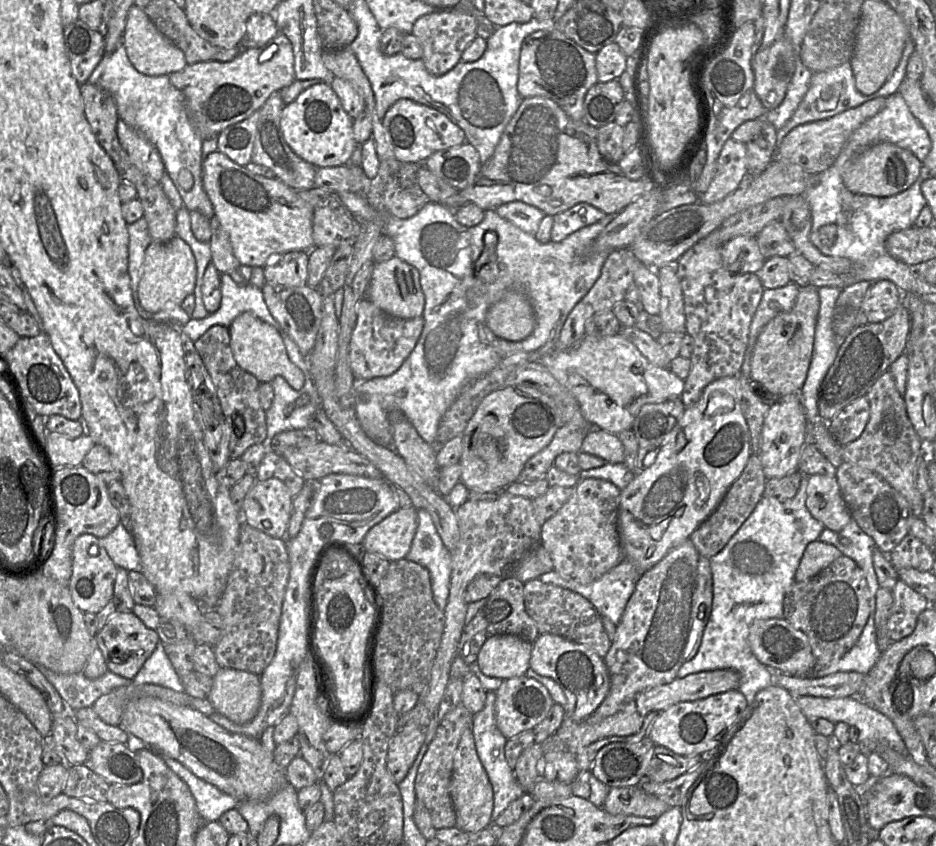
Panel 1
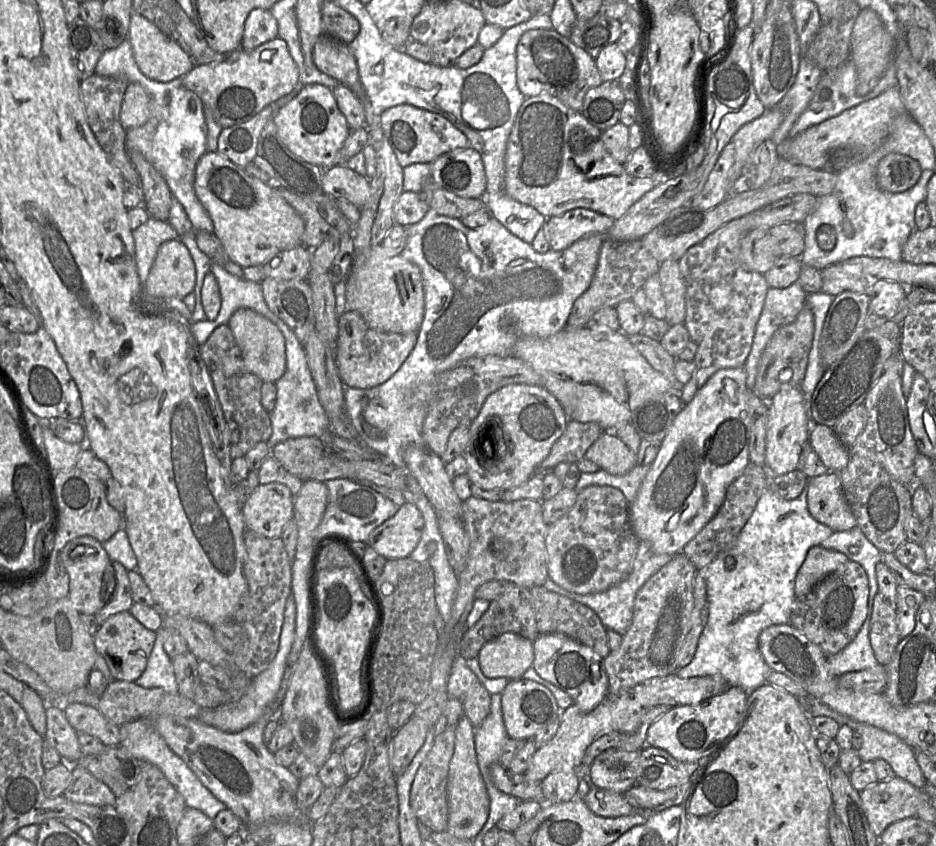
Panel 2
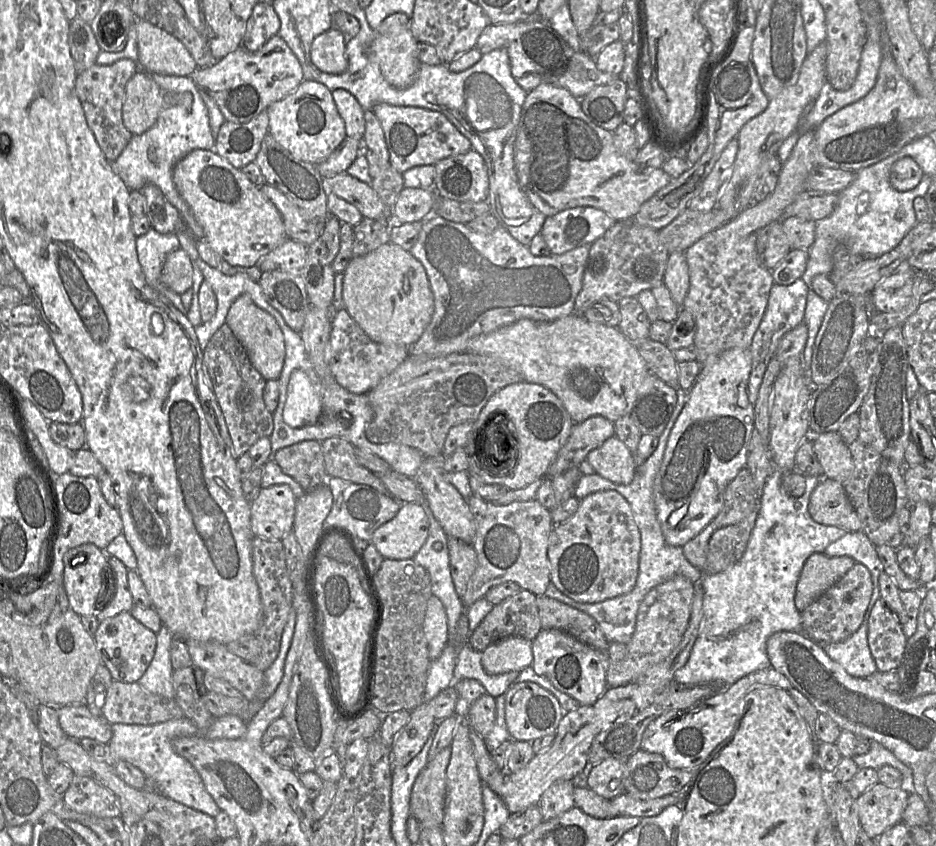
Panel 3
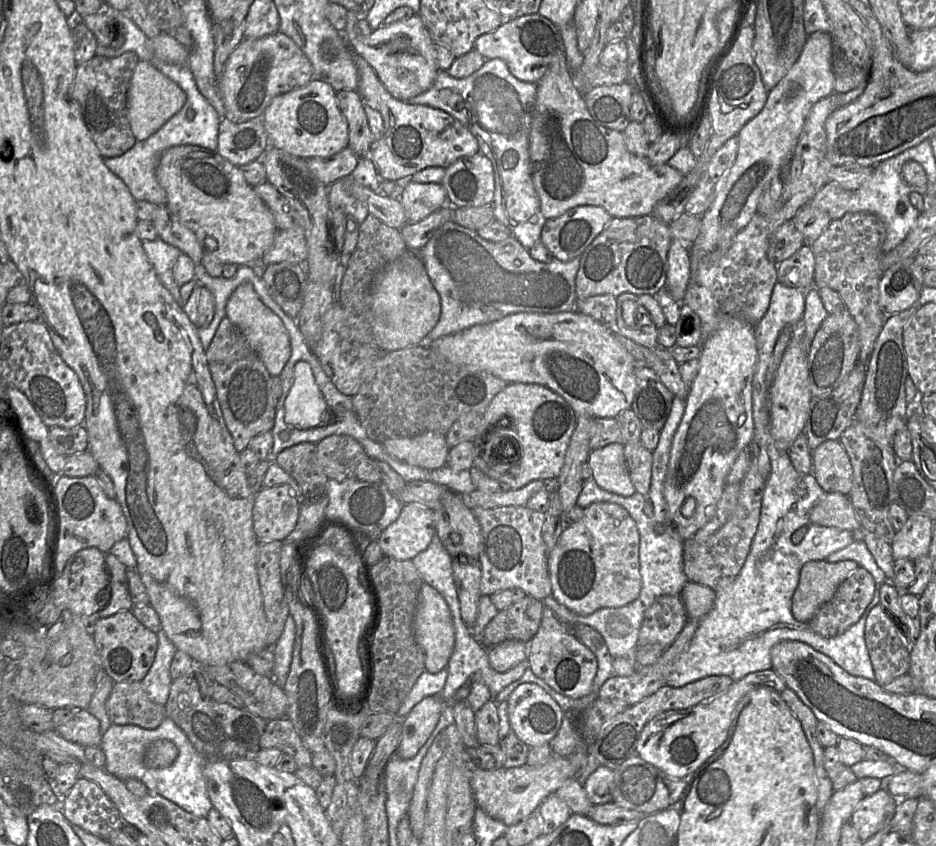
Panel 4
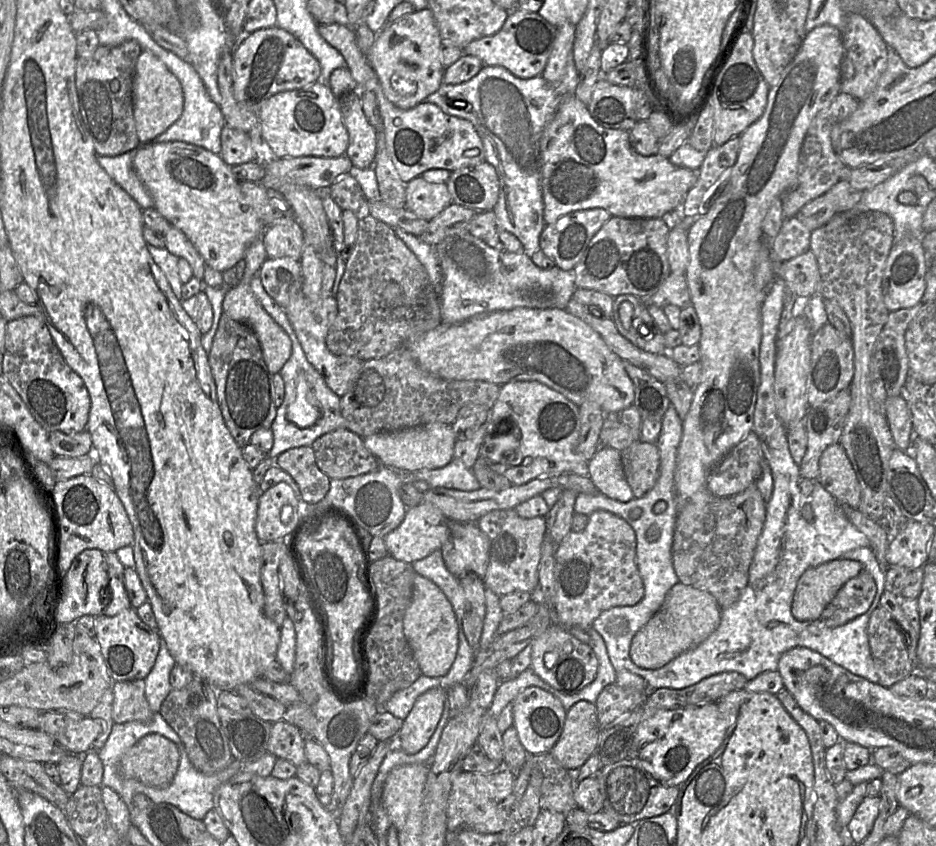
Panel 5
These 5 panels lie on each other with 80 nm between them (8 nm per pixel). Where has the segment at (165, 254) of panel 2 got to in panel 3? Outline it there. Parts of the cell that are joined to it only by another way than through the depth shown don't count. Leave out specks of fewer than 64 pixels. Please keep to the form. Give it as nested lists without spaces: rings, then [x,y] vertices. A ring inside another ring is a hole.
[[[184,249],[170,252],[163,264],[160,281],[170,290],[181,295],[193,286],[193,265]]]

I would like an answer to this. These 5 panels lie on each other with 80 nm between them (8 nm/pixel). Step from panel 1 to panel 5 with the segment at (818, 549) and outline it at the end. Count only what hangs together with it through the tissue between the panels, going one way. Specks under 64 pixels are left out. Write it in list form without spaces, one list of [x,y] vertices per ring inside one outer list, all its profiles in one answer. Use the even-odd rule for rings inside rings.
[[[837,559],[807,569],[799,578],[791,613],[795,620],[809,622],[820,620],[825,607],[838,590],[863,570],[858,561]]]

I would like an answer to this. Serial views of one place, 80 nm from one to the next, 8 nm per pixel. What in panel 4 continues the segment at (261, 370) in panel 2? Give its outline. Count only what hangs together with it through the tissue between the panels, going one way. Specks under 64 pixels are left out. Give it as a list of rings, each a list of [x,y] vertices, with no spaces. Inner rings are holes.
[[[252,283],[239,285],[230,295],[226,304],[226,317],[242,331],[269,374],[279,377],[291,355],[289,334],[281,319],[262,303]]]

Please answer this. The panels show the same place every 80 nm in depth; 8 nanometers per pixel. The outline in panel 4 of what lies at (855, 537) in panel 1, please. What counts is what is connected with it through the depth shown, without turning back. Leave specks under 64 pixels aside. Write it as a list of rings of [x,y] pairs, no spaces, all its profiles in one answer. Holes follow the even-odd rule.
[[[861,537],[856,538],[850,545],[830,554],[826,559],[827,562],[838,562],[842,560],[853,560],[860,567],[866,569],[874,578],[875,592],[870,604],[866,607],[864,613],[870,614],[871,610],[880,601],[881,585],[887,580],[885,573],[877,565],[873,555],[868,550],[865,542]]]

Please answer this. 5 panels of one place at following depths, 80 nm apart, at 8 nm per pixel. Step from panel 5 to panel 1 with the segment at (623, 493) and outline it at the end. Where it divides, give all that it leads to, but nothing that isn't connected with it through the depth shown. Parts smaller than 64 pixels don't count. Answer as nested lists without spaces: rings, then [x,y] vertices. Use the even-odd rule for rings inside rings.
[[[599,428],[588,431],[582,442],[581,451],[600,457],[606,463],[624,461],[624,448],[618,436]]]

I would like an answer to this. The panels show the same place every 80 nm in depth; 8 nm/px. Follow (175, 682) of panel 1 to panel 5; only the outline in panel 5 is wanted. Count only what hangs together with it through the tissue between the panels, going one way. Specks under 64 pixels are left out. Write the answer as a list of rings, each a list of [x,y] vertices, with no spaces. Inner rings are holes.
[[[161,637],[160,649],[154,666],[145,677],[145,697],[153,712],[159,712],[165,698],[170,693],[170,672],[176,661],[170,654],[165,641]]]

